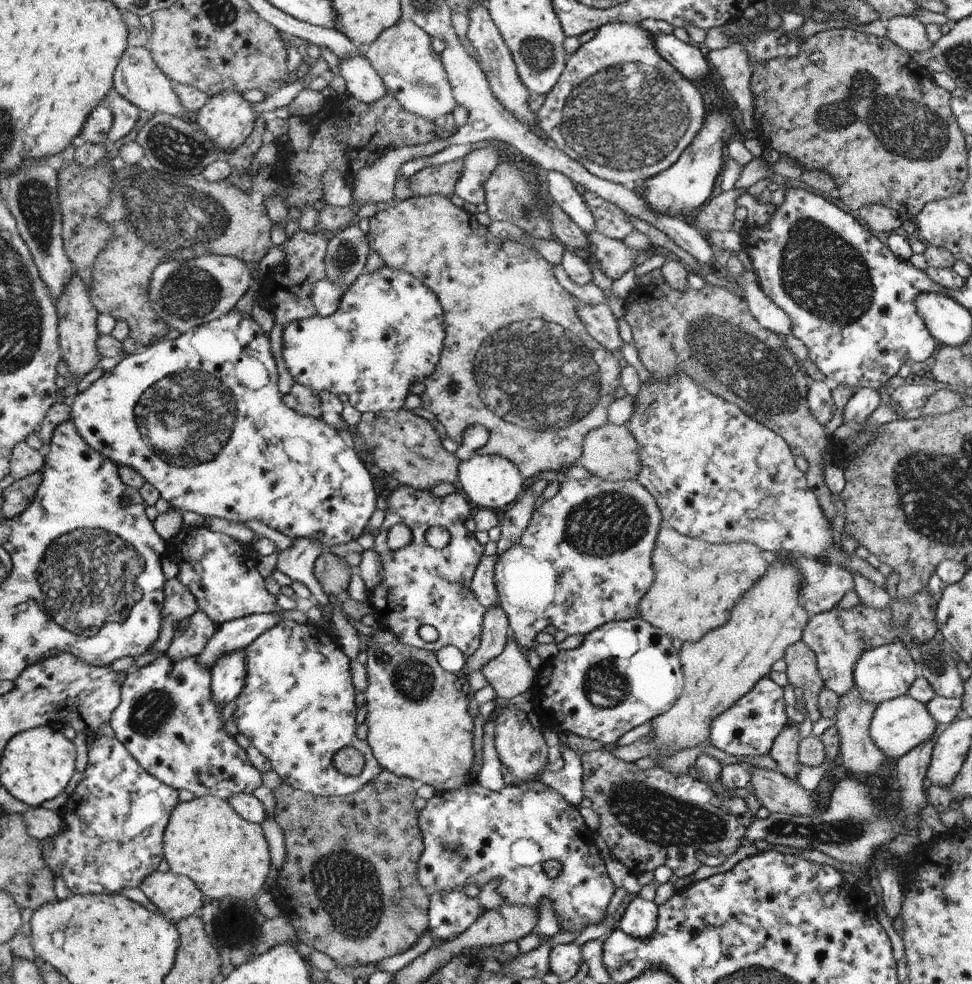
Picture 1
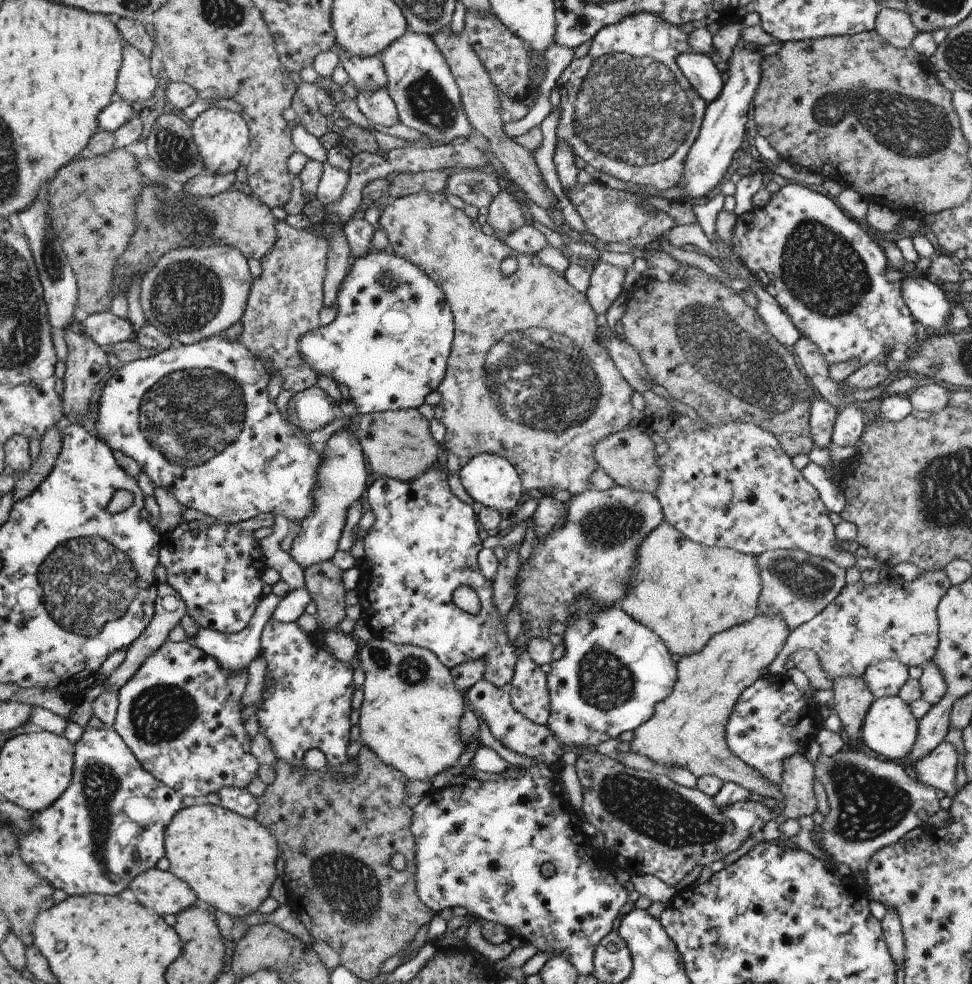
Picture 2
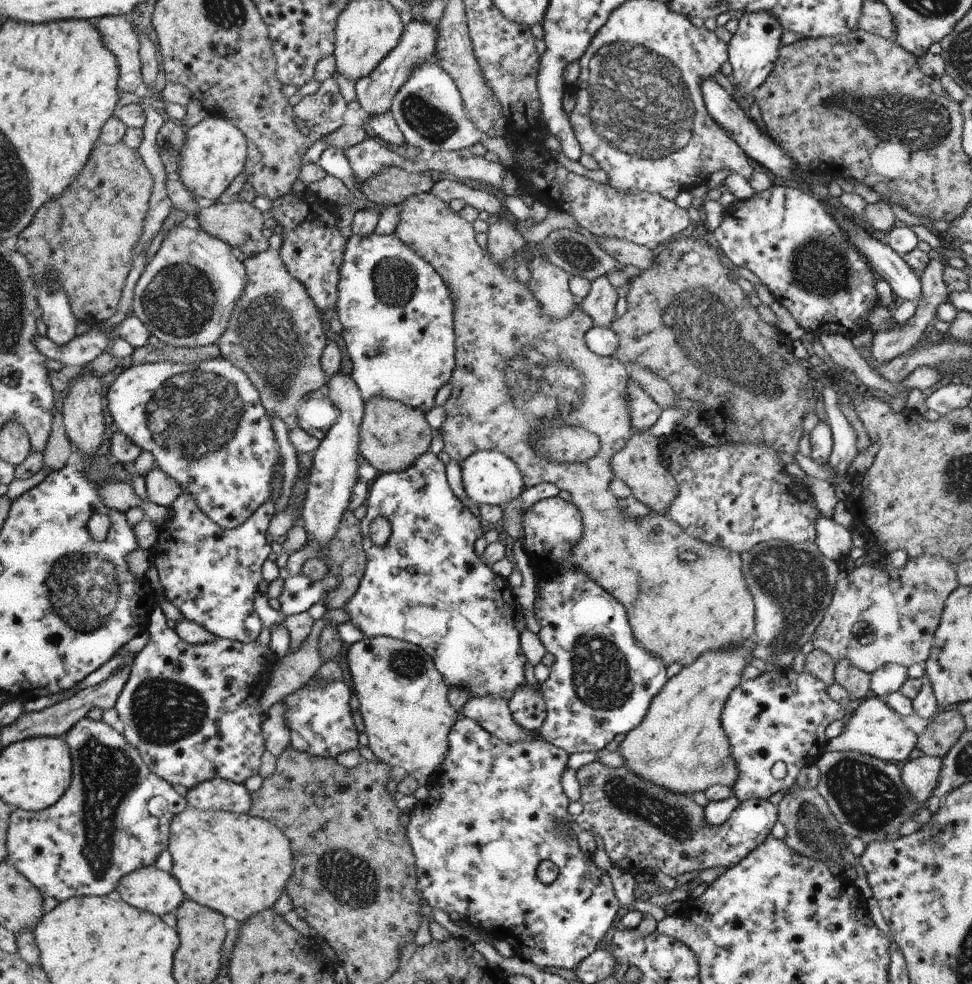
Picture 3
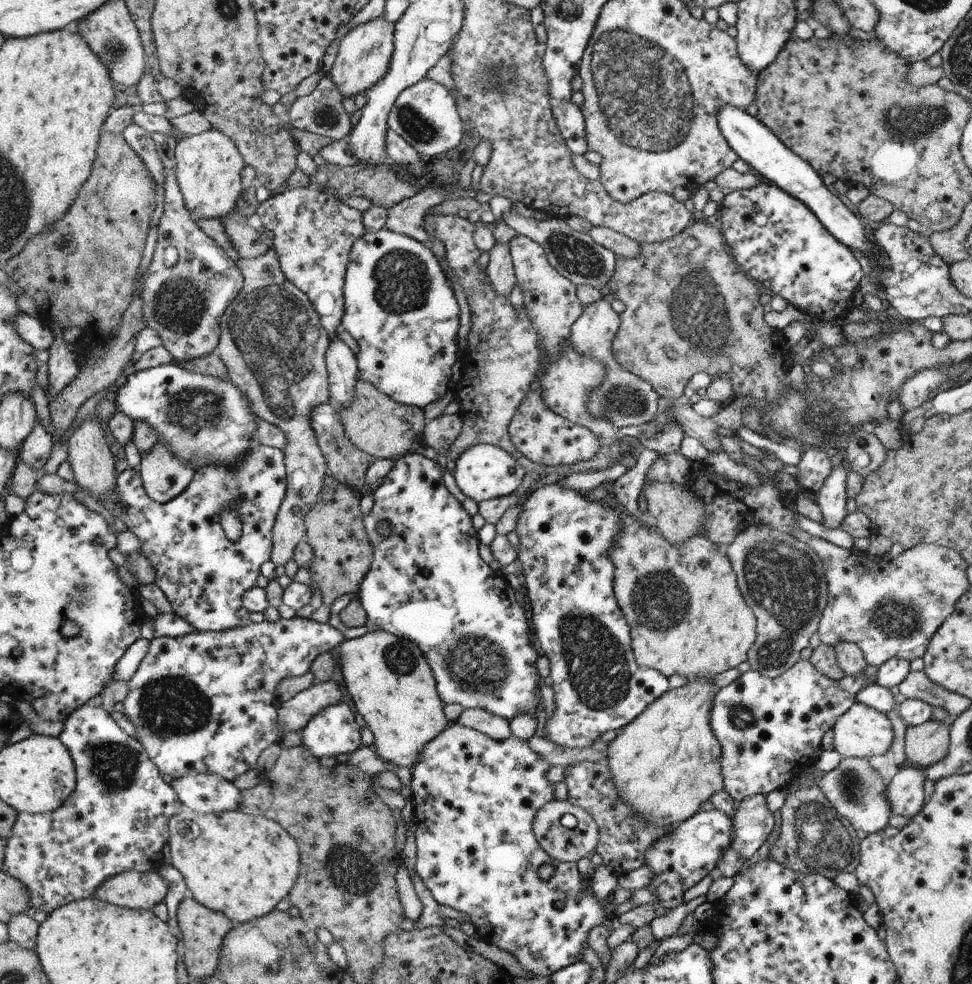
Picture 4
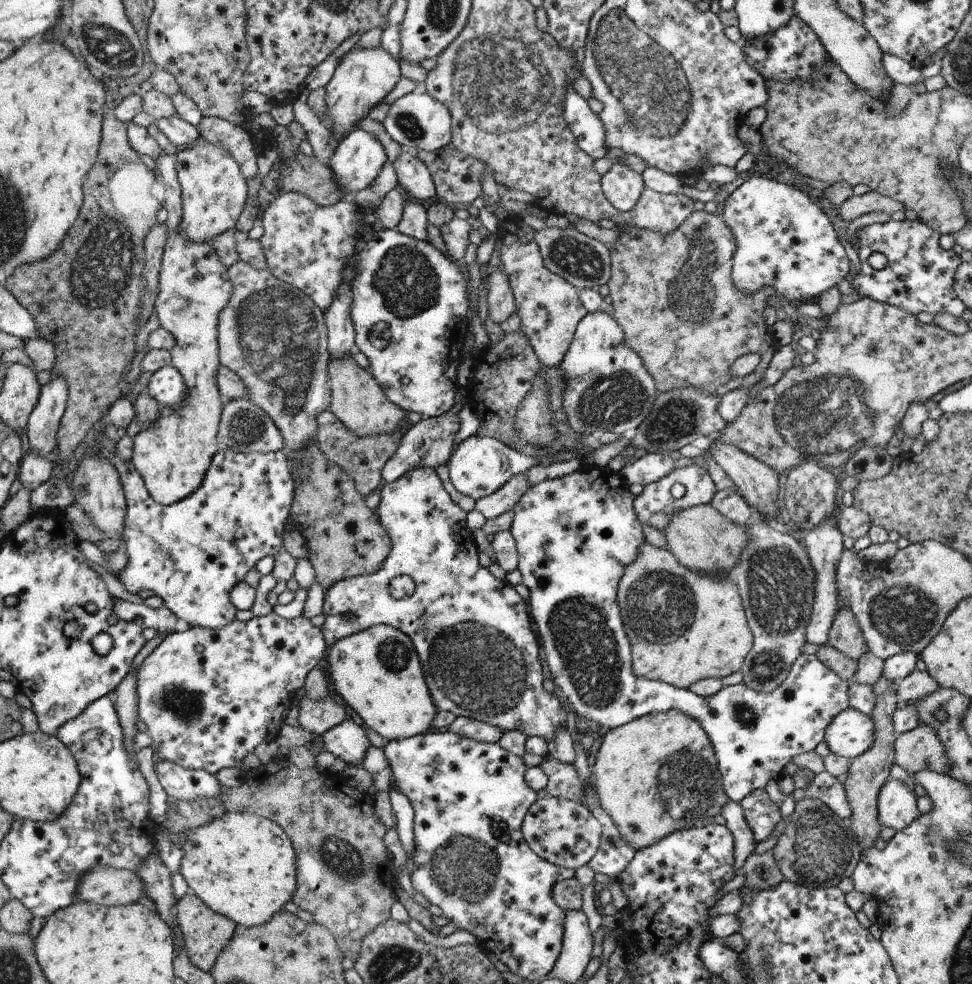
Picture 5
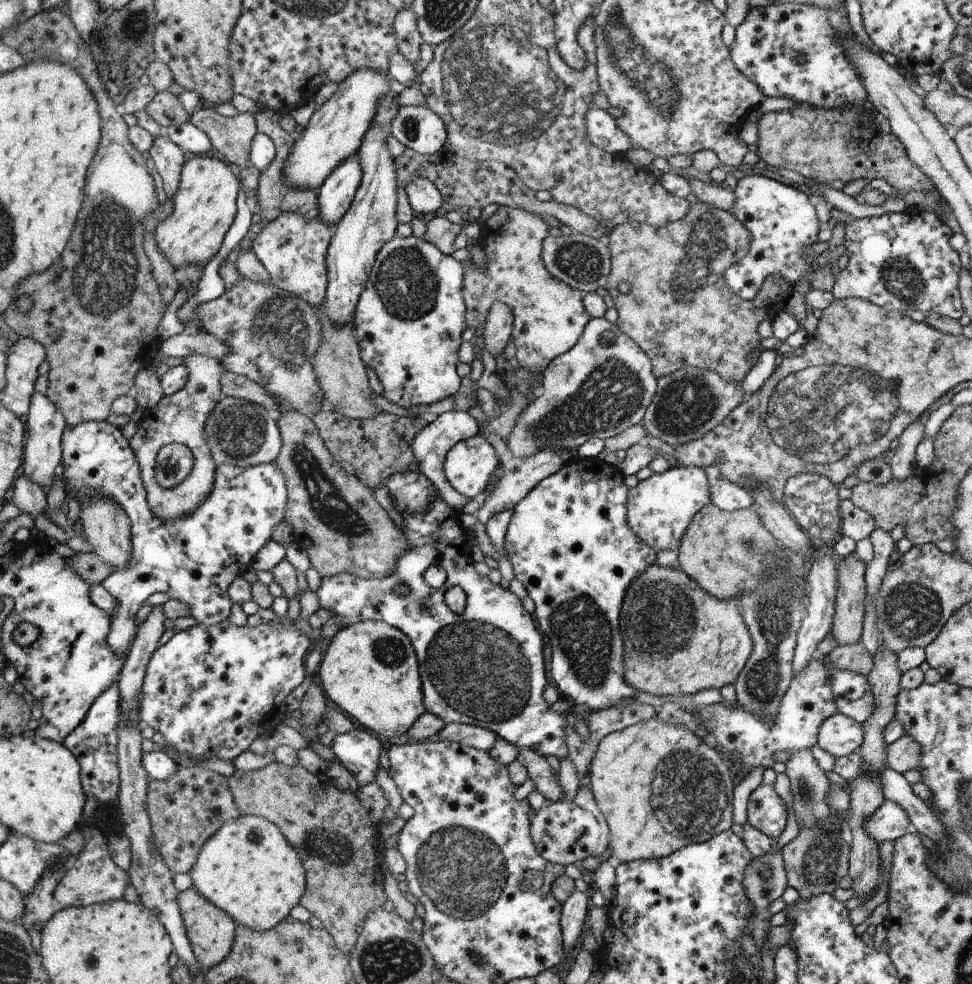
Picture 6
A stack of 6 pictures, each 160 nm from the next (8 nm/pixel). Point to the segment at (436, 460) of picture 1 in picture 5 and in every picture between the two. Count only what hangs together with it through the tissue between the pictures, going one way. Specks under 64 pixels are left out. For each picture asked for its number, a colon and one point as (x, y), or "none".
2: (398, 444)
3: (392, 435)
4: (383, 427)
5: (356, 397)

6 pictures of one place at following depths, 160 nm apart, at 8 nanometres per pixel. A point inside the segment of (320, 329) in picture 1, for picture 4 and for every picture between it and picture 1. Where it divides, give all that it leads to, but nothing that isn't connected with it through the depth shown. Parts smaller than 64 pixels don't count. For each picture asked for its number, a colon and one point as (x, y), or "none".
2: (389, 342)
3: (396, 311)
4: (399, 307)

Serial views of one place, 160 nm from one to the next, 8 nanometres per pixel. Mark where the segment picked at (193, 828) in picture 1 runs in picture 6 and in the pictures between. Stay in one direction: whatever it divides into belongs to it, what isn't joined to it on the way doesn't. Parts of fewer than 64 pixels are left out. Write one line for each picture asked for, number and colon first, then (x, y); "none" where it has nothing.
2: (229, 861)
3: (237, 864)
4: (242, 865)
5: (242, 865)
6: (249, 869)

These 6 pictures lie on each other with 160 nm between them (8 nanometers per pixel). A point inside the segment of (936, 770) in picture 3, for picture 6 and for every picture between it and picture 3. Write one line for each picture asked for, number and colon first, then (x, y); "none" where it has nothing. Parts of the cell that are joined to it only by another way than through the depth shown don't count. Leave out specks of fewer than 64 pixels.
4: (905, 793)
5: (896, 805)
6: (889, 822)

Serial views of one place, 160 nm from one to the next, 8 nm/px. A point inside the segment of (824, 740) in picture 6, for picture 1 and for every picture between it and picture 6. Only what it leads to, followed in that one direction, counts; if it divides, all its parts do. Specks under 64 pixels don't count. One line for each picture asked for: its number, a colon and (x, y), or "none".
1: (899, 724)
2: (889, 728)
3: (874, 729)
4: (862, 731)
5: (850, 733)

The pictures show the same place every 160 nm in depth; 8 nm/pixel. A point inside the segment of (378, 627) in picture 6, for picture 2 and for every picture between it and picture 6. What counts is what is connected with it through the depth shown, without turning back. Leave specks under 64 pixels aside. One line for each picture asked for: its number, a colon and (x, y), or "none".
2: (409, 717)
3: (405, 702)
4: (393, 687)
5: (377, 671)

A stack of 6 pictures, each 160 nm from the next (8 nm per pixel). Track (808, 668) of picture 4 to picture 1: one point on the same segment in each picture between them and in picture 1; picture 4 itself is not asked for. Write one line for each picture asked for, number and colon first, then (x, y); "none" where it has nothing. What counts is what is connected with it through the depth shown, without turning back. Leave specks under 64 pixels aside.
1: (749, 728)
2: (763, 731)
3: (780, 716)

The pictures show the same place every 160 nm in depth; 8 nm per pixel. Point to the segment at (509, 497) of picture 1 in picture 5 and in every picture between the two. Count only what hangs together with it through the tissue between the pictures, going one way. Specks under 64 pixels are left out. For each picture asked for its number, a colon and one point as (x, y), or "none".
2: (492, 480)
3: (491, 477)
4: (483, 472)
5: (479, 465)

